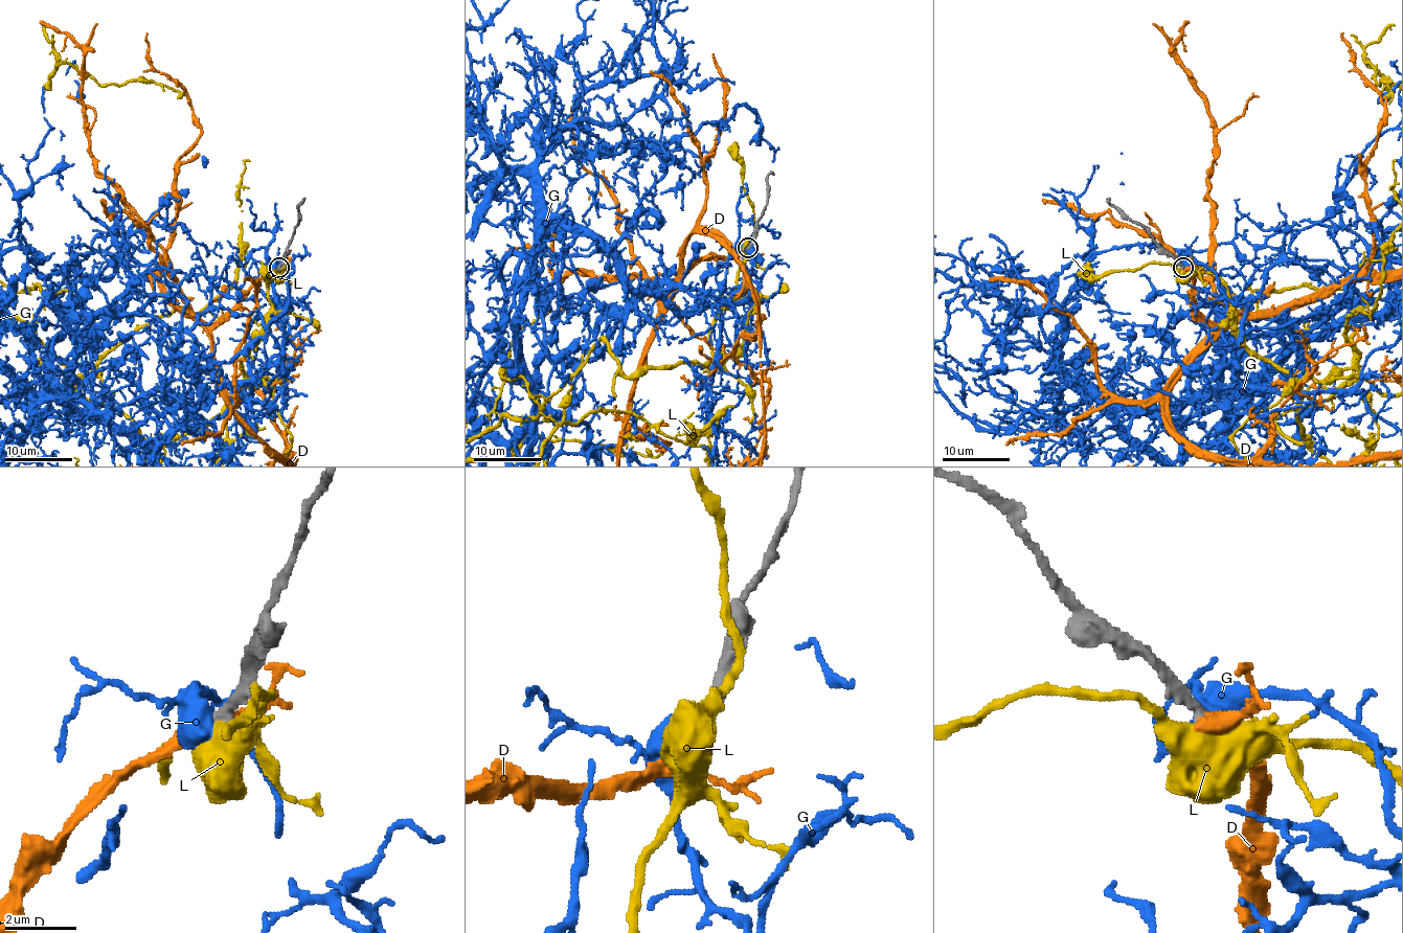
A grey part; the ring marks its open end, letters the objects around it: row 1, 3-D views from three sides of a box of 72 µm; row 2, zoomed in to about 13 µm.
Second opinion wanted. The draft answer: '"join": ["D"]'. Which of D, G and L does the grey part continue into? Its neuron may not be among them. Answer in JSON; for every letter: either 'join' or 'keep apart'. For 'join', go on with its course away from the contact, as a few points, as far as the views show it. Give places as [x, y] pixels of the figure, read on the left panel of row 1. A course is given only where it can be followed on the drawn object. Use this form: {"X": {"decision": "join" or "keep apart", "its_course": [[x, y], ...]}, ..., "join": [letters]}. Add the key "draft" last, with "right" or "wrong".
{"D": {"decision": "join"}, "G": {"decision": "keep apart"}, "L": {"decision": "keep apart"}, "join": ["D"], "draft": "right"}

